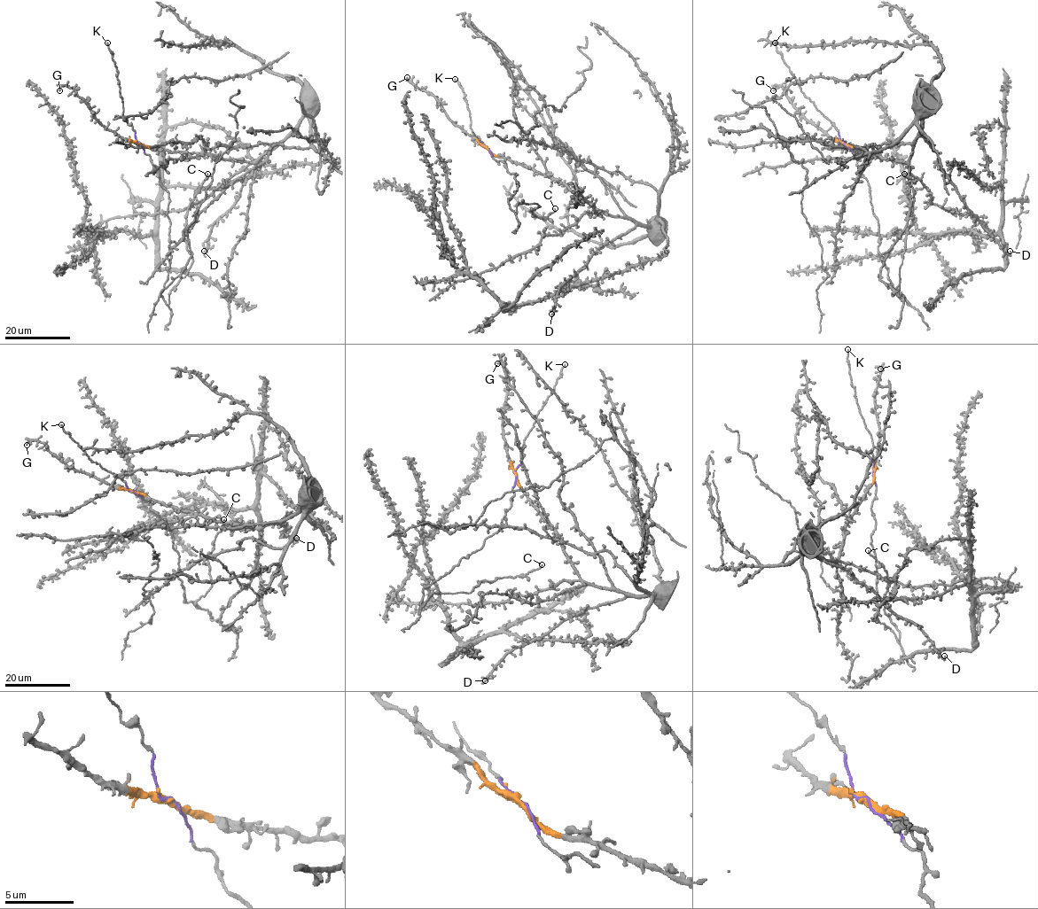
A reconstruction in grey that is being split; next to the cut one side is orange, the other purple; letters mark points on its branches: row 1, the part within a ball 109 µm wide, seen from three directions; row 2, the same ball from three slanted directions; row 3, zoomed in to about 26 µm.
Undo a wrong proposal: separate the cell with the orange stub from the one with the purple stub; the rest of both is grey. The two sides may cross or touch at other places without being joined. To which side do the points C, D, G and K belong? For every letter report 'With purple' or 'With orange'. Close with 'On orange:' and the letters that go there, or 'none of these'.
C: With purple
D: With orange
G: With orange
K: With purple
On orange: D, G

